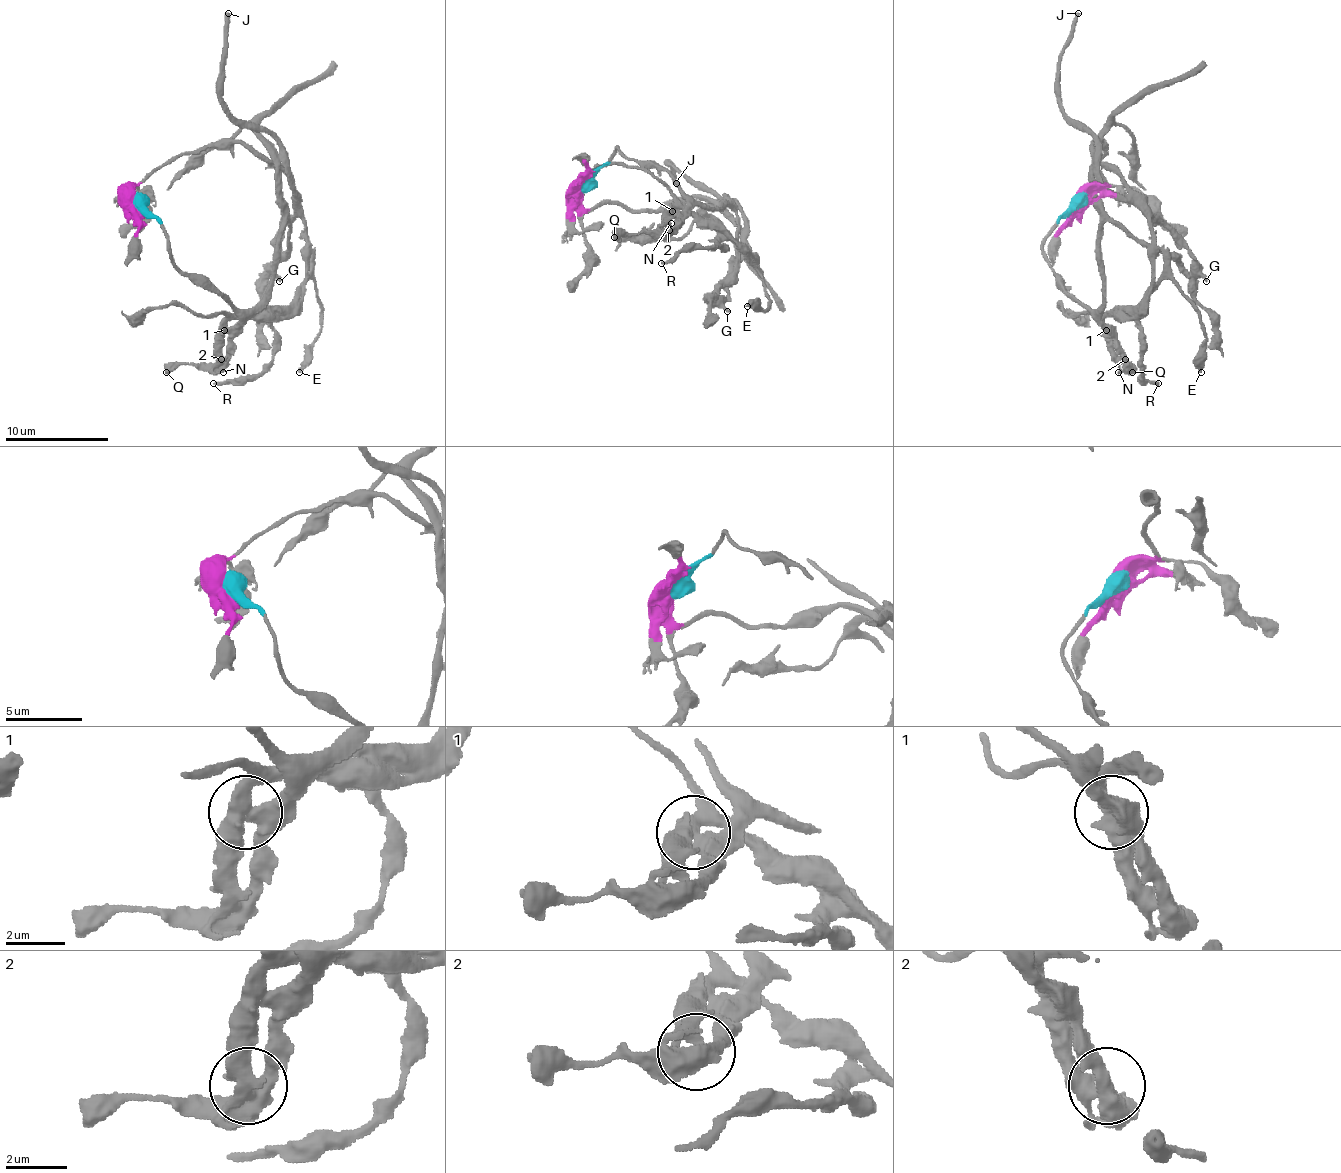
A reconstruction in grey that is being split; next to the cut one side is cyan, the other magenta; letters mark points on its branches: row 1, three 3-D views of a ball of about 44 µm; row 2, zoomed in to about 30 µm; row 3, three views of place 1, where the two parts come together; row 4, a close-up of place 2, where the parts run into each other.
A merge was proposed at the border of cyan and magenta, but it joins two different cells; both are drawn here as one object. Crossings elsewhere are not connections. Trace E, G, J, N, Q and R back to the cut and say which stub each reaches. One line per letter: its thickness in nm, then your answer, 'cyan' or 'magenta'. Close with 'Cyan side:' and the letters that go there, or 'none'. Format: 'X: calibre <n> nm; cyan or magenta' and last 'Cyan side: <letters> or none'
E: calibre 340 nm; magenta
G: calibre 240 nm; magenta
J: calibre 300 nm; magenta
N: calibre 130 nm; magenta
Q: calibre 600 nm; cyan
R: calibre 190 nm; magenta
Cyan side: Q

